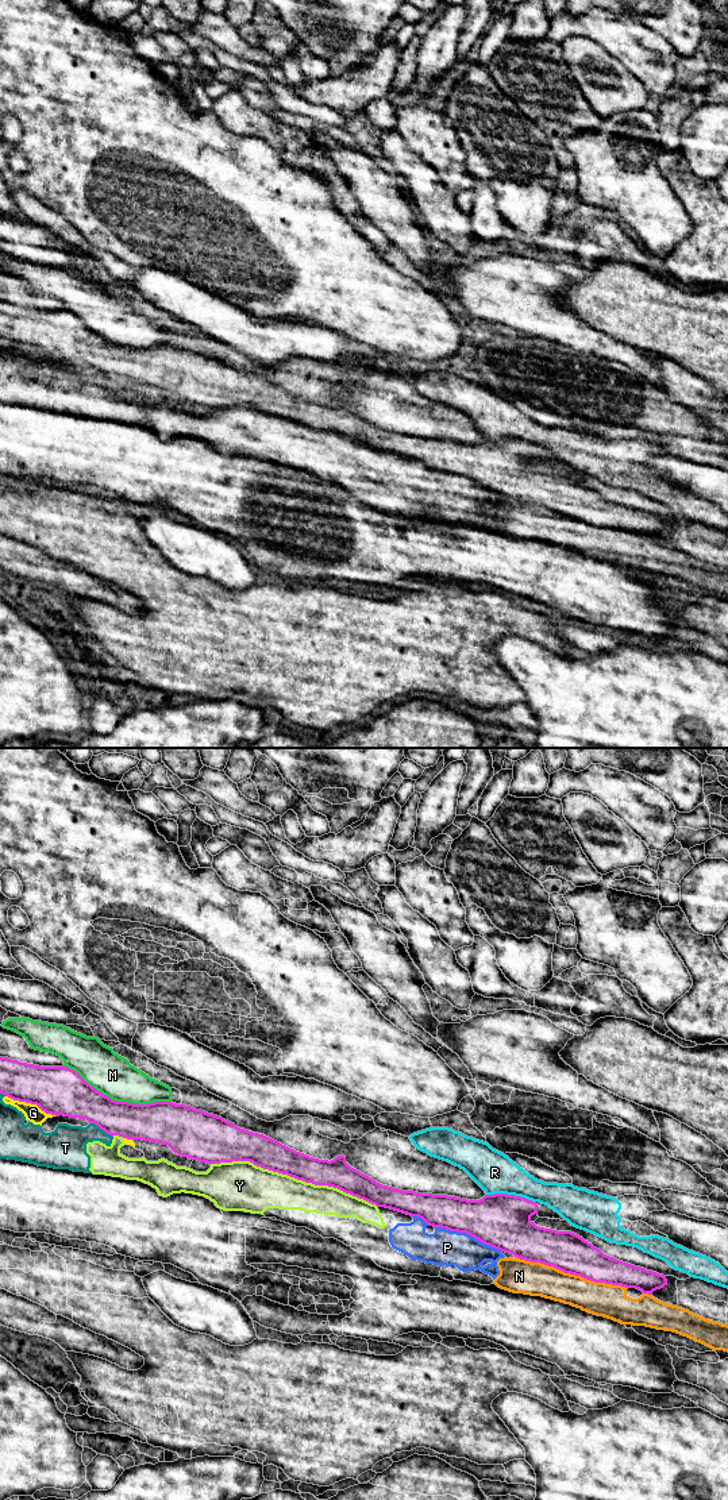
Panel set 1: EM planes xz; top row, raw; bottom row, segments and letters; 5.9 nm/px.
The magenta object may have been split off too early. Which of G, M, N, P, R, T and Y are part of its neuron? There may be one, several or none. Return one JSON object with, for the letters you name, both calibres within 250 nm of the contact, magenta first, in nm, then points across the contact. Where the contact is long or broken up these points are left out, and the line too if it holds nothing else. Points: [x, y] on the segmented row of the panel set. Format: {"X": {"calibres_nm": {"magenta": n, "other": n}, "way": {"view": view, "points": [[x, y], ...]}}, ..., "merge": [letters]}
{"merge": []}

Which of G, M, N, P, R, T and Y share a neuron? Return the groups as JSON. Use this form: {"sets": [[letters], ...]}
{"sets": [["G"], ["M"], ["N"], ["P", "T", "Y"], ["R"]]}

